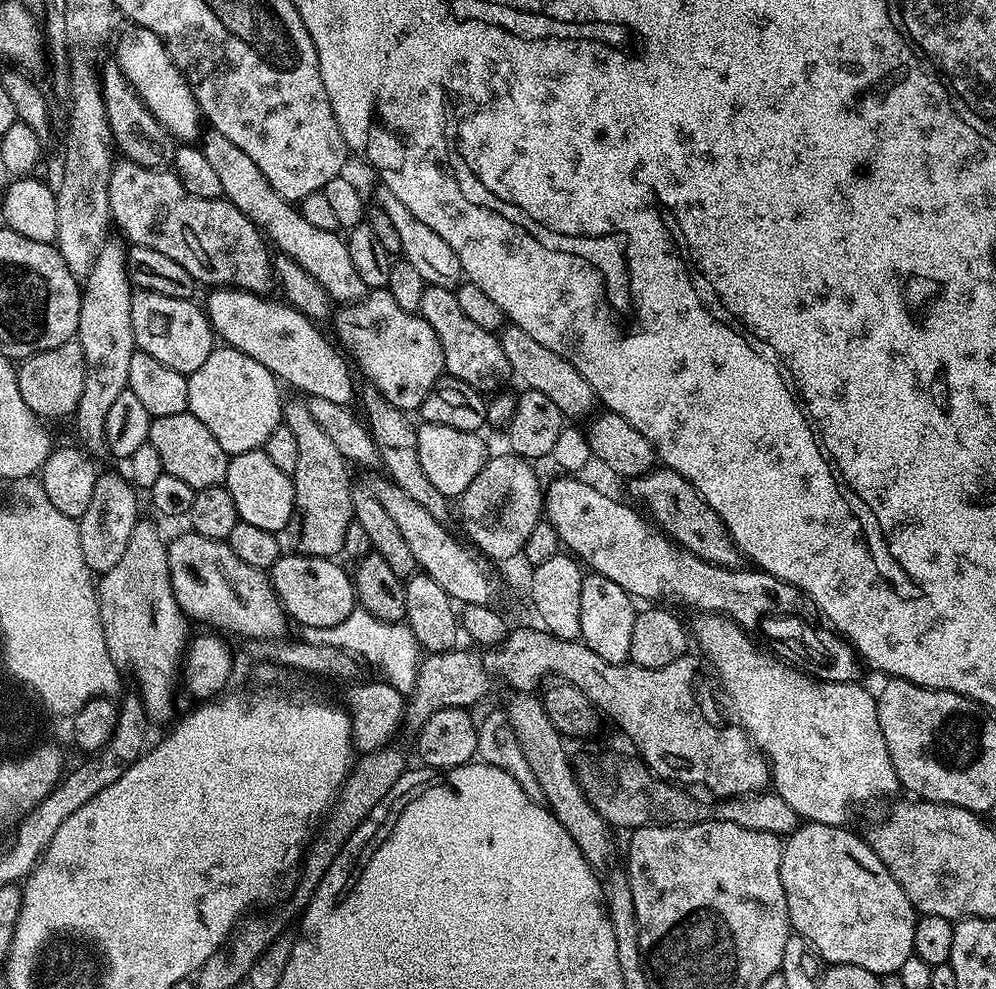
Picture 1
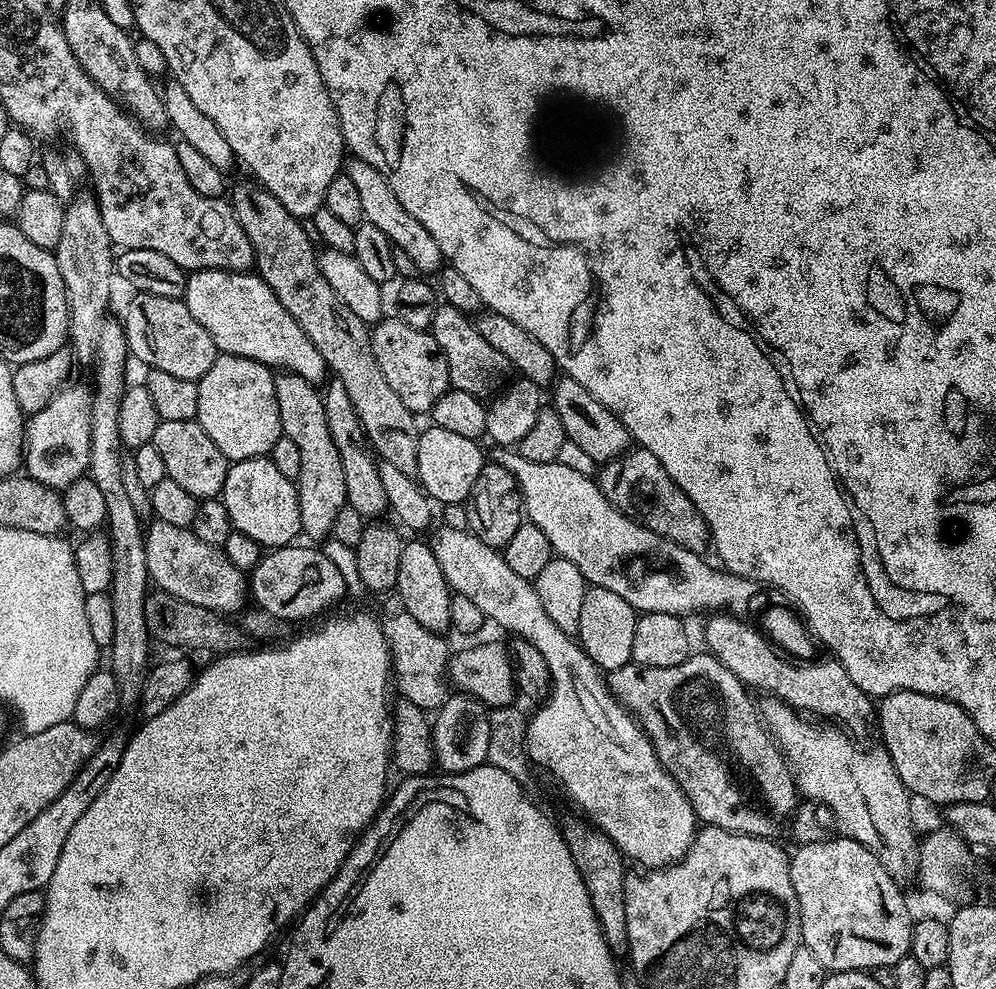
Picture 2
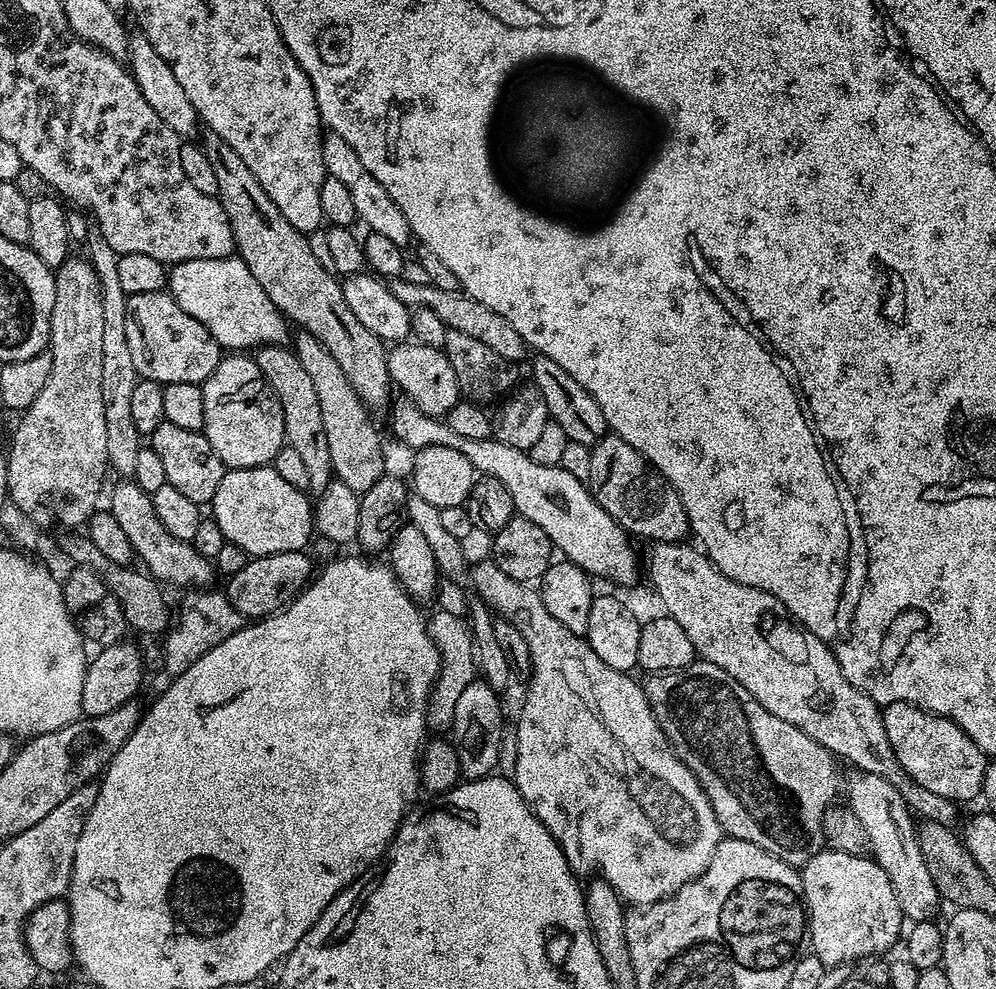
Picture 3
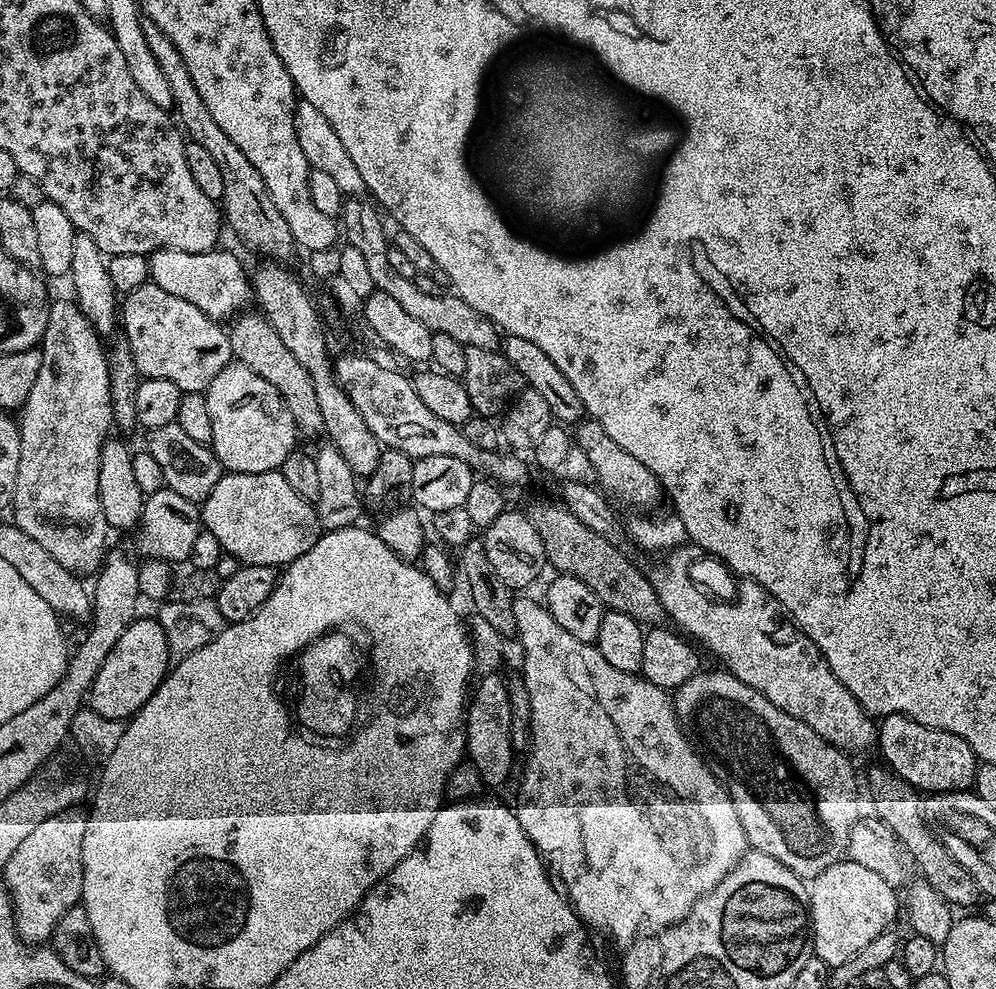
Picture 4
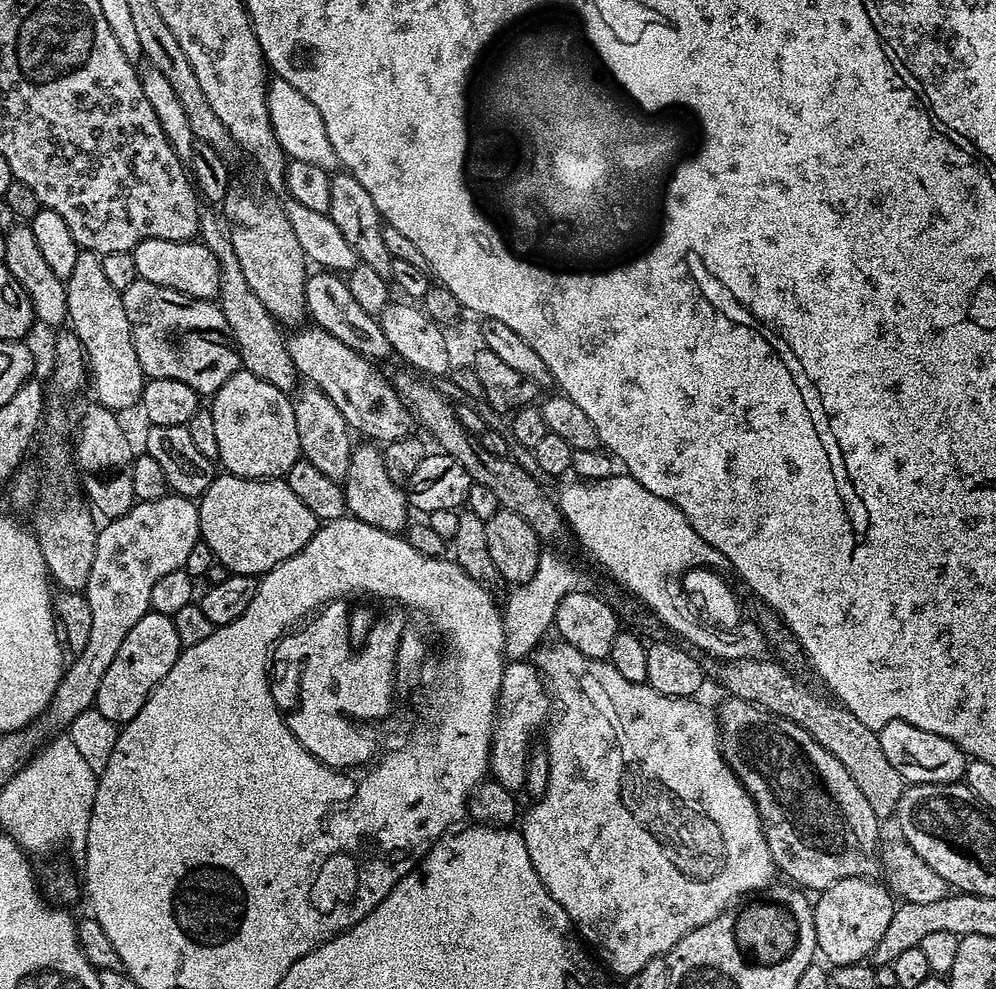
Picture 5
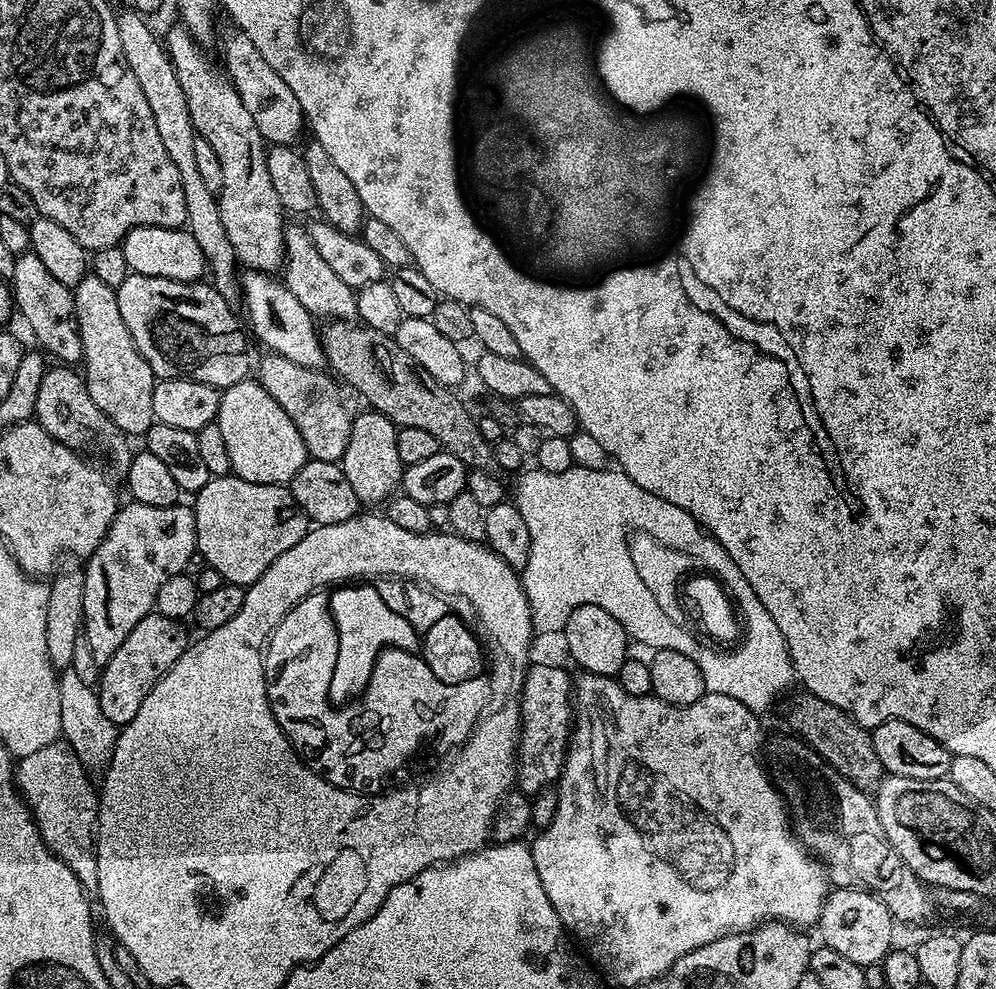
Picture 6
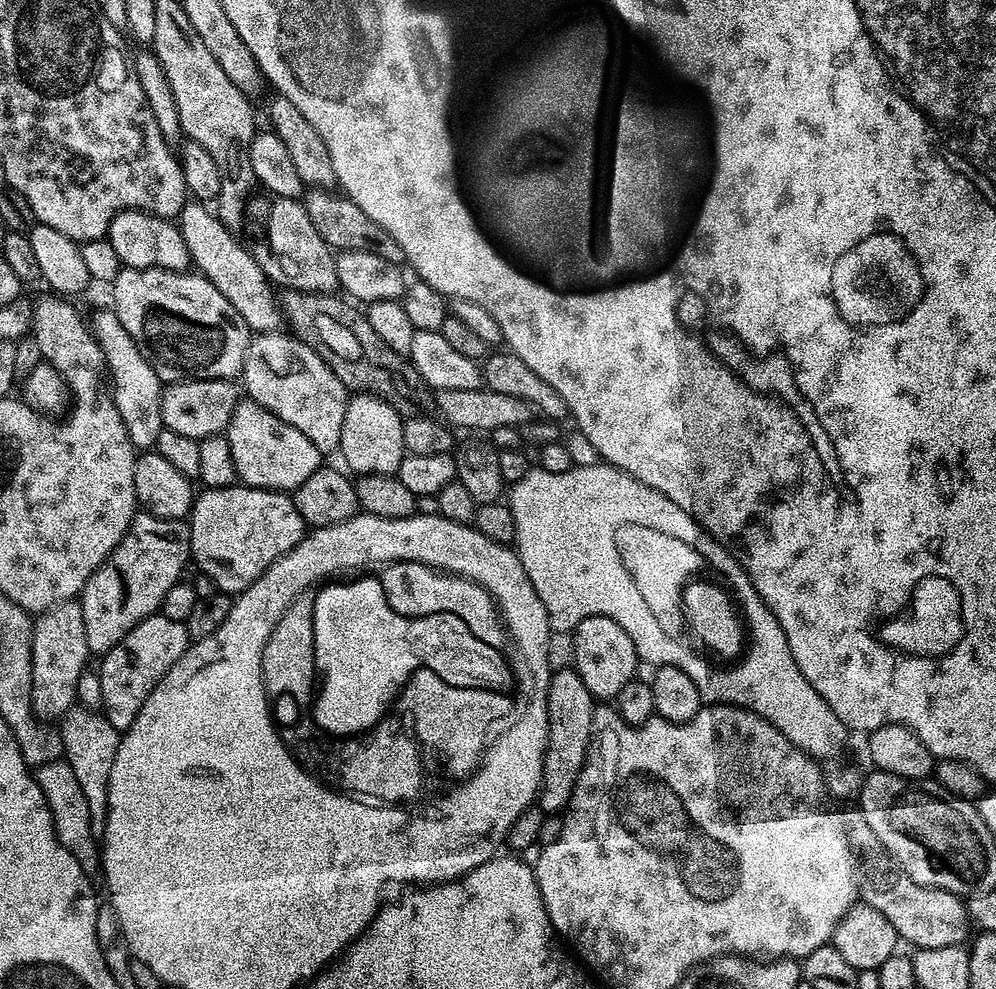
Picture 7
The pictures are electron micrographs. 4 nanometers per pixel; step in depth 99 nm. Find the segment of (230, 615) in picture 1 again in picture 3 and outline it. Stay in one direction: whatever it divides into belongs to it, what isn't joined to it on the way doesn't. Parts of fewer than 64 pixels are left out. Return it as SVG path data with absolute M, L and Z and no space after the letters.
M124 478L112 488L112 505L110 511L112 517L122 526L122 531L126 533L126 538L130 538L135 559L141 560L143 567L149 576L155 578L161 585L177 584L183 590L200 590L208 584L214 577L214 564L211 559L198 550L194 550L191 542L174 538L166 526L158 518L158 514L152 505L152 498L149 493L143 492L131 479Z

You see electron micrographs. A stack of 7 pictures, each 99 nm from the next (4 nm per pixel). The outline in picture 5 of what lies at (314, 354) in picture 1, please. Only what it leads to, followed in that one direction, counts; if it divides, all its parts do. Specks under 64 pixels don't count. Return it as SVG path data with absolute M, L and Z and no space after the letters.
M146 238L138 242L138 246L134 246L131 253L139 279L166 286L170 290L178 290L194 300L212 300L220 295L218 258L203 242L170 242L166 238Z

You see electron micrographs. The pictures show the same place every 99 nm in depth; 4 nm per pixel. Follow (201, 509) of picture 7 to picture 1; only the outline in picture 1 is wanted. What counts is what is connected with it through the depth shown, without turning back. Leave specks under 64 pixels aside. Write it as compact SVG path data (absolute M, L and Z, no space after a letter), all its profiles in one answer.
M263 450L243 452L231 457L226 470L223 487L228 489L230 498L234 498L234 506L241 520L250 522L250 526L259 526L262 530L283 533L284 527L292 524L294 510L294 490L289 473L278 470L270 458L266 458Z

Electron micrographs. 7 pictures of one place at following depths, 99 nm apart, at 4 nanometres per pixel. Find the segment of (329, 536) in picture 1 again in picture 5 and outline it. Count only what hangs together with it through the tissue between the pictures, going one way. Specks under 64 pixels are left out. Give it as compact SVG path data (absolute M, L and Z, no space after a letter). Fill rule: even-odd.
M208 210L201 211L199 239L218 258L220 267L220 295L218 303L222 314L226 314L226 322L230 322L232 337L240 355L243 371L254 374L286 393L293 391L298 373L290 358L288 341L281 325L277 324L271 314L262 306L258 294L250 290L246 277L242 275L242 265L238 262L238 254L234 254L234 246L228 237L228 228L219 215ZM217 216L217 217L216 217Z

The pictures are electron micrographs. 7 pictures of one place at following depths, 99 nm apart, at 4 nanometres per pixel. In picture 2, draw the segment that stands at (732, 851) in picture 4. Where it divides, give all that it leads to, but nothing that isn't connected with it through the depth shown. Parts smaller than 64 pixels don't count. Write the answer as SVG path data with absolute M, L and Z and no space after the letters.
M440 528L436 537L431 537L430 543L434 558L438 558L438 566L442 566L442 574L453 593L470 598L470 602L482 610L484 617L491 623L493 620L498 627L513 632L513 637L538 646L542 658L546 658L546 666L550 666L552 688L548 692L548 698L537 707L540 709L536 713L528 716L528 732L524 735L524 744L528 748L529 761L537 769L545 768L560 783L561 790L585 812L581 813L608 835L618 846L621 855L631 863L633 860L640 864L636 866L644 870L677 864L692 849L696 840L696 811L692 808L690 798L686 798L682 786L674 782L672 775L658 760L658 754L640 727L640 721L621 706L619 698L609 688L602 669L584 653L584 649L569 633L554 626L550 614L546 614L546 609L538 599L535 583L516 574L507 565L501 549L482 542L475 531L463 532L460 528Z

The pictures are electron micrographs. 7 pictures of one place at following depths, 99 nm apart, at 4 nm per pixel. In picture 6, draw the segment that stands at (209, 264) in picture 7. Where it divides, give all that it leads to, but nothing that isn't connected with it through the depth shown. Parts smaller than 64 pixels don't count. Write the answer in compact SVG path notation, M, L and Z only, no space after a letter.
M245 271L242 276L243 304L248 311L247 325L249 322L257 338L268 347L265 349L275 355L290 358L290 362L298 362L298 366L318 369L325 367L324 345L317 321L275 275Z

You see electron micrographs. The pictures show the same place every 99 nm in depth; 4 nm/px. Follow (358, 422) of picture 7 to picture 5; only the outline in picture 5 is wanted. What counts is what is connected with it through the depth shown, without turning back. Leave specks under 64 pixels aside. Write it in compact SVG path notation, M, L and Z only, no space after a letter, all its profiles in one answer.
M360 442L353 447L350 454L350 470L342 481L344 490L344 507L353 520L361 520L378 530L403 533L410 523L410 505L407 491L386 474L384 453L375 443Z

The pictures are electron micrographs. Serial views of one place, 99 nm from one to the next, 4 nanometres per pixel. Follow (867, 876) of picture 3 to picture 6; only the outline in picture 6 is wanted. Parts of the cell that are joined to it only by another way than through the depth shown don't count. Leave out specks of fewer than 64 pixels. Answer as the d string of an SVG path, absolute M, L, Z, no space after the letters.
M836 888L829 891L824 909L818 921L823 947L838 950L859 964L879 964L884 955L892 951L892 927L894 921L887 903L877 893L862 888Z

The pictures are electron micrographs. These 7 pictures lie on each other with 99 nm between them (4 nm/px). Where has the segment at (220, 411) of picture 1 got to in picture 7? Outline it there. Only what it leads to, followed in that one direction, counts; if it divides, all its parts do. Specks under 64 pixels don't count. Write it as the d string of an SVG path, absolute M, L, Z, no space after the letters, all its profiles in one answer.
M244 398L237 403L226 435L241 485L292 494L306 482L306 478L310 478L310 474L322 467L322 453L306 434L302 434L302 430L282 422L280 416L270 414L270 410L253 400Z

